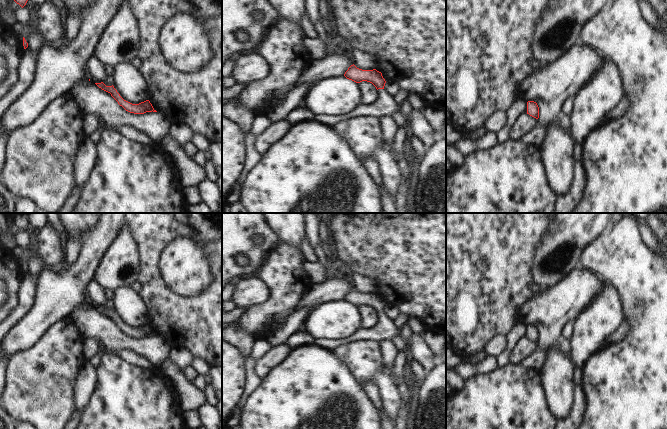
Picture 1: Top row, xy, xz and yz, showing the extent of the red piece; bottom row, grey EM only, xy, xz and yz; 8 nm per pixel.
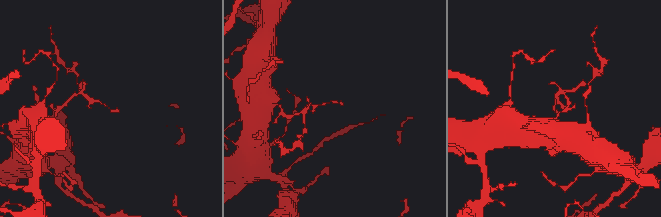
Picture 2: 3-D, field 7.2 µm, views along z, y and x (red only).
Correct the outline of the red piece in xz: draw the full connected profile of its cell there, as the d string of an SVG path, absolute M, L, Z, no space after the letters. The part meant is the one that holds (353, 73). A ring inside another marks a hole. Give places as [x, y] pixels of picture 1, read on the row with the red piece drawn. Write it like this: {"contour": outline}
{"contour": "M354 64L351 65L348 70L345 72L344 76L356 83L362 81L367 81L372 83L378 90L377 99L371 104L359 104L351 112L340 114L337 116L327 115L327 114L315 114L313 120L321 122L328 126L334 126L336 123L343 120L348 120L354 118L355 116L375 116L380 117L383 115L393 115L397 110L397 106L393 100L393 97L389 95L385 90L385 79L382 76L382 73L373 70L362 70L357 68Z"}

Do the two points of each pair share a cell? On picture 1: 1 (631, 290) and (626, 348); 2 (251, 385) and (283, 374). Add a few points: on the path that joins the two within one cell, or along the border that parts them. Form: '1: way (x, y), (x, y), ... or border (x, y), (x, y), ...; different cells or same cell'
1: way (638, 305), (638, 334); same cell
2: border (262, 380), (247, 401); different cells

